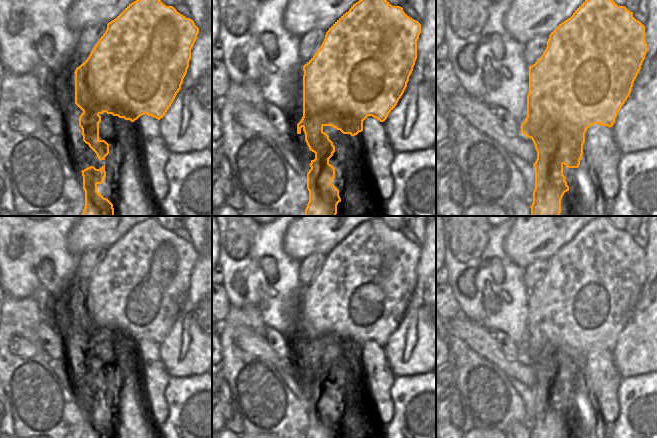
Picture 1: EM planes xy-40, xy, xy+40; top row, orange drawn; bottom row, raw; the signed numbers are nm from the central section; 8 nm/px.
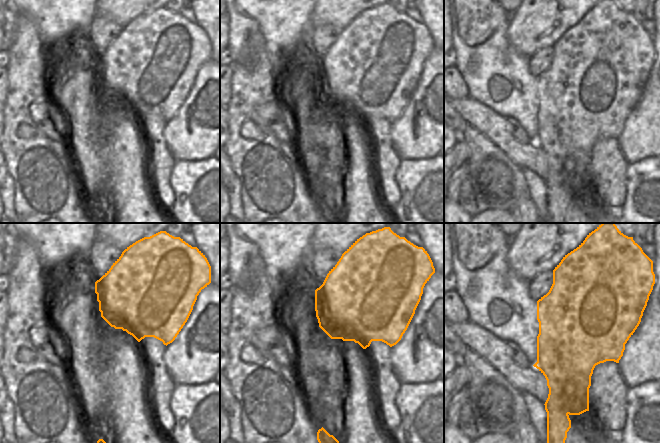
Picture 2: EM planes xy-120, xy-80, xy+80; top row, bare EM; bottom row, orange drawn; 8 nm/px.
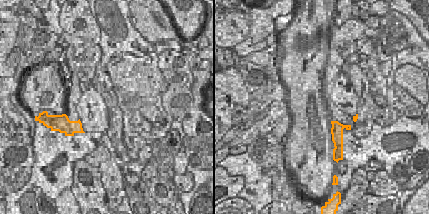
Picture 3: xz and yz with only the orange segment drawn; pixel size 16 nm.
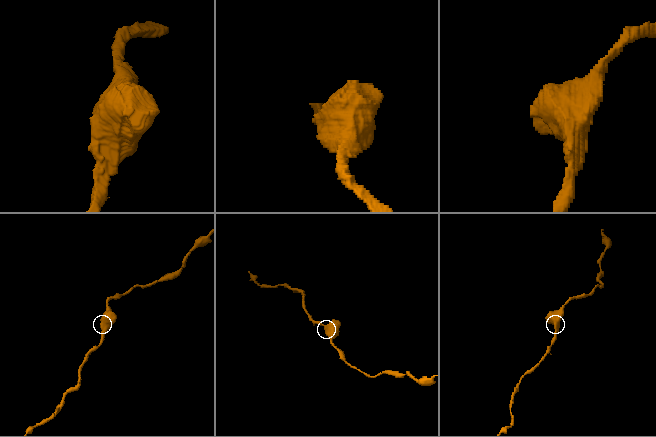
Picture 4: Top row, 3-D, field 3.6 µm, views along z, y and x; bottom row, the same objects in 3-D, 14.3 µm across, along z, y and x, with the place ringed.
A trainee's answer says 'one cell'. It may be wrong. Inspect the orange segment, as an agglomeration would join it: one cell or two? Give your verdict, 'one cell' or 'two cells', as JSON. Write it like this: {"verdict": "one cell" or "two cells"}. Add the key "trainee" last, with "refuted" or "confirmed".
{"verdict": "one cell", "trainee": "confirmed"}

